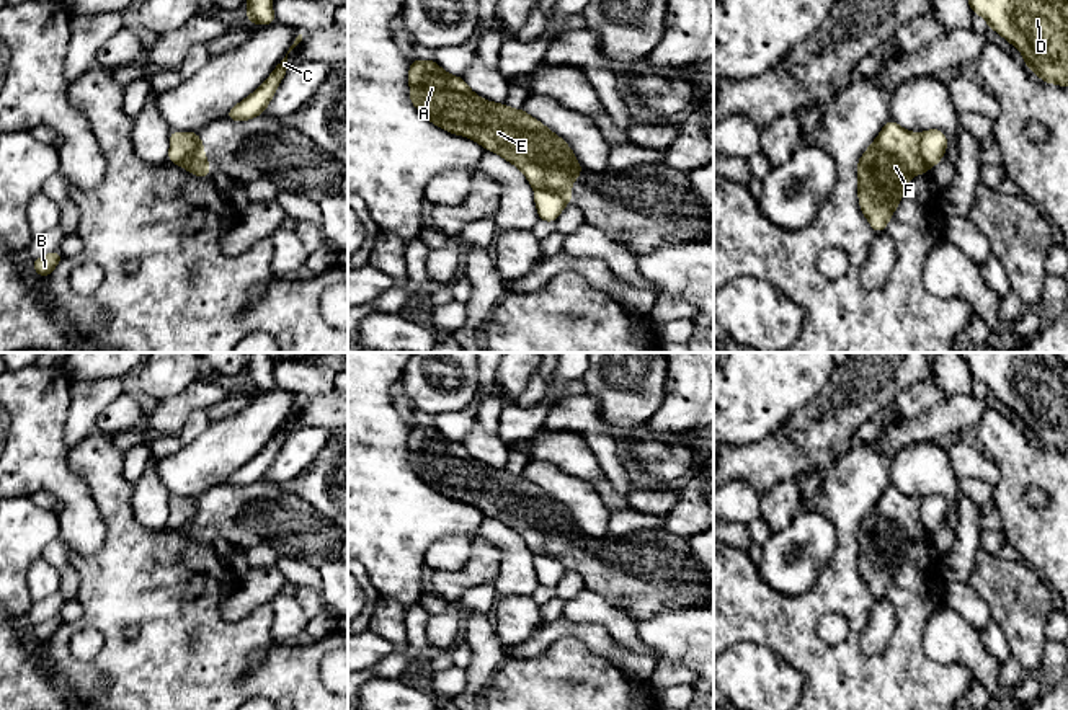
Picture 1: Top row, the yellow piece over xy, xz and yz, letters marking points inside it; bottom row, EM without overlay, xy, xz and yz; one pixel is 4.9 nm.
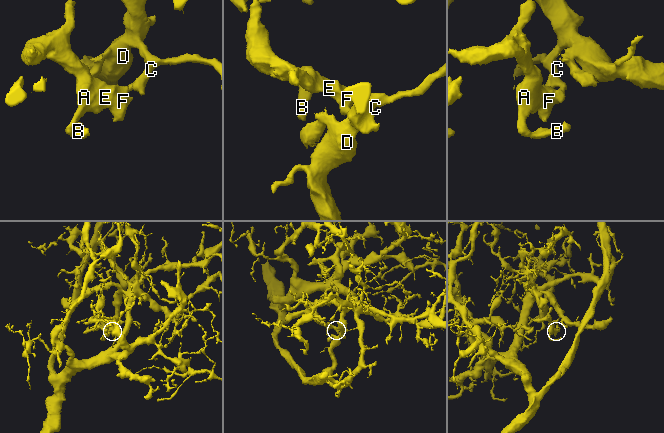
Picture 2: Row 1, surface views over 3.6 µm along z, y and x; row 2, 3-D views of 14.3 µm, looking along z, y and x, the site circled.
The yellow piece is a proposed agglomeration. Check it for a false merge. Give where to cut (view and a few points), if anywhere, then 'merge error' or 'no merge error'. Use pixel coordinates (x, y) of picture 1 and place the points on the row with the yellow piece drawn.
yz (920, 134), (920, 154), (928, 168) | merge error

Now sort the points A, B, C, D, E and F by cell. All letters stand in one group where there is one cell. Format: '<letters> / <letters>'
A B E F / C D

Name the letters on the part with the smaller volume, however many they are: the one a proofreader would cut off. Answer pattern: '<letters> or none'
A, B, E, F

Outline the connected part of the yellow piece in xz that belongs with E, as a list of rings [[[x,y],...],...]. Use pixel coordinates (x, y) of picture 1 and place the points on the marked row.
[[[434,60],[410,62],[410,101],[434,126],[478,142],[518,166],[534,191],[558,194],[572,204],[572,183],[580,178],[581,165],[567,142],[524,109],[487,101],[477,96],[462,77],[443,70]]]

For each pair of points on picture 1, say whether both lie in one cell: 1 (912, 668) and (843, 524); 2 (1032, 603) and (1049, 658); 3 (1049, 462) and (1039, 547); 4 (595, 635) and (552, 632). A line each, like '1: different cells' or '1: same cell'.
1: same cell
2: different cells
3: same cell
4: same cell

